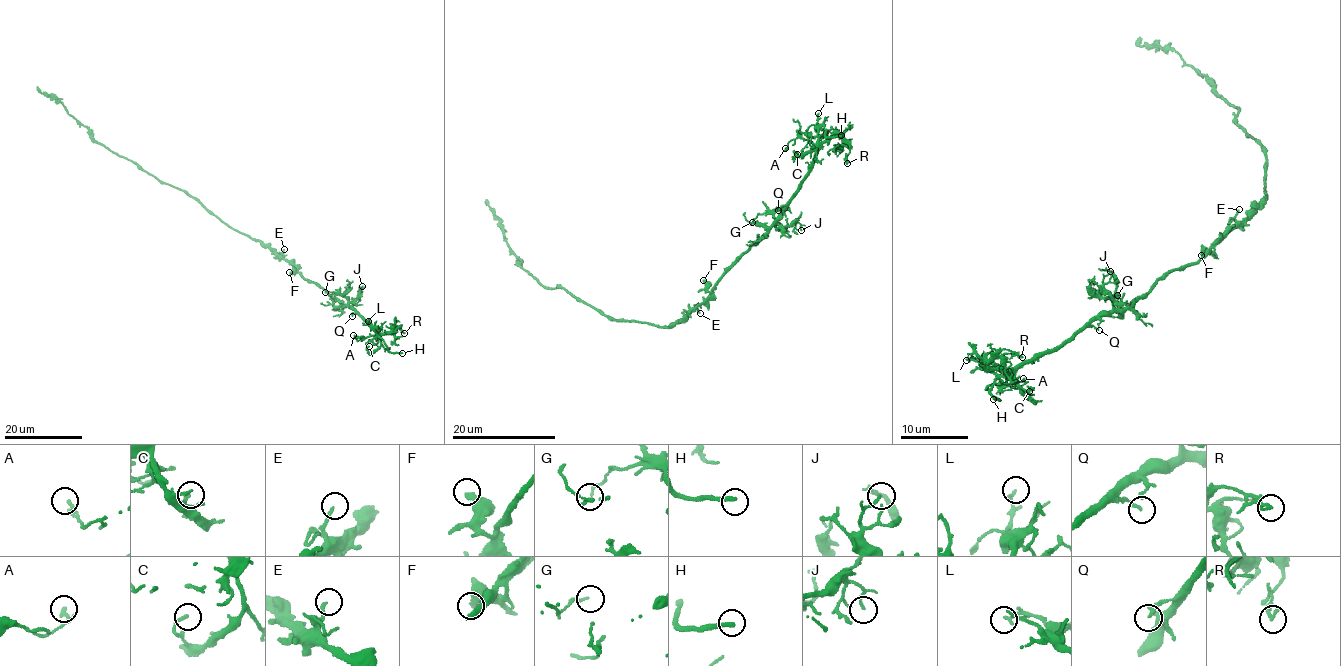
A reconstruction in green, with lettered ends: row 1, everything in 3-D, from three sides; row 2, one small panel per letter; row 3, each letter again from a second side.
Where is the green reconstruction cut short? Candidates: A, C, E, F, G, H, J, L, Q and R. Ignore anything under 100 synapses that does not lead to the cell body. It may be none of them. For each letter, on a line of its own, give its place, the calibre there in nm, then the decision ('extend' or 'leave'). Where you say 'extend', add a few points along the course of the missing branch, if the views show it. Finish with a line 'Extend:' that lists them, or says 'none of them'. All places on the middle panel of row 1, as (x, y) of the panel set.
A: place (785, 148); calibre 200 nm; leave
C: place (797, 154); calibre 170 nm; leave
E: place (700, 313); calibre 180 nm; leave
F: place (703, 280); calibre 240 nm; leave
G: place (752, 222); calibre 140 nm; leave
H: place (841, 135); calibre 240 nm; extend
J: place (801, 230); calibre 130 nm; leave
L: place (818, 113); calibre 120 nm; leave
Q: place (778, 210); calibre 180 nm; leave
R: place (847, 163); calibre 190 nm; leave
Extend: H

